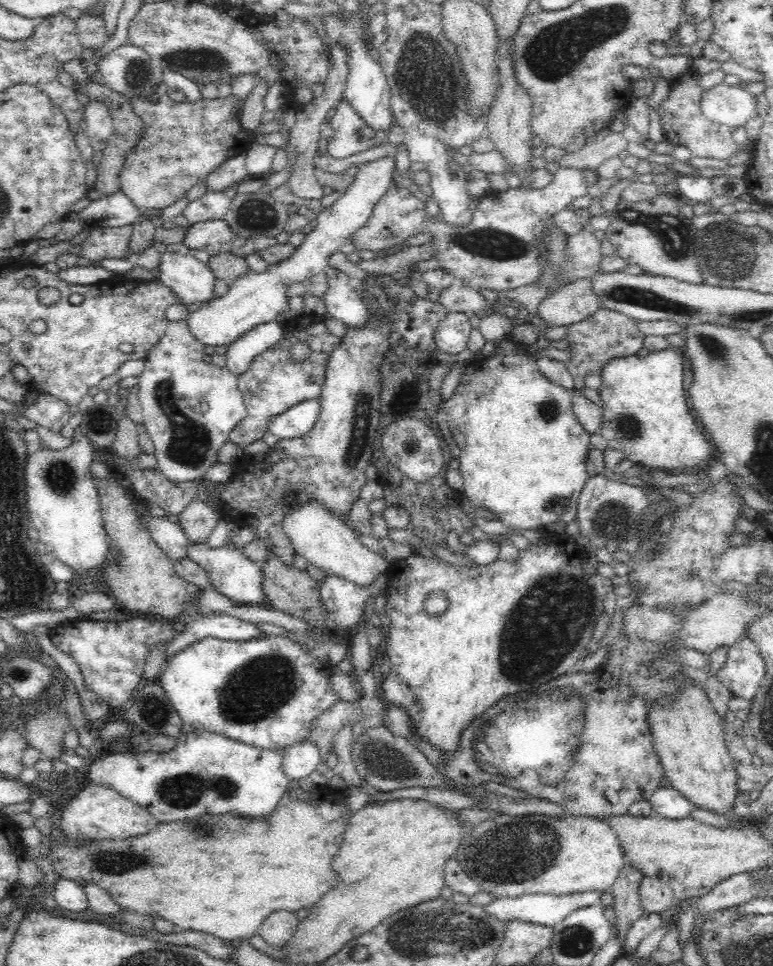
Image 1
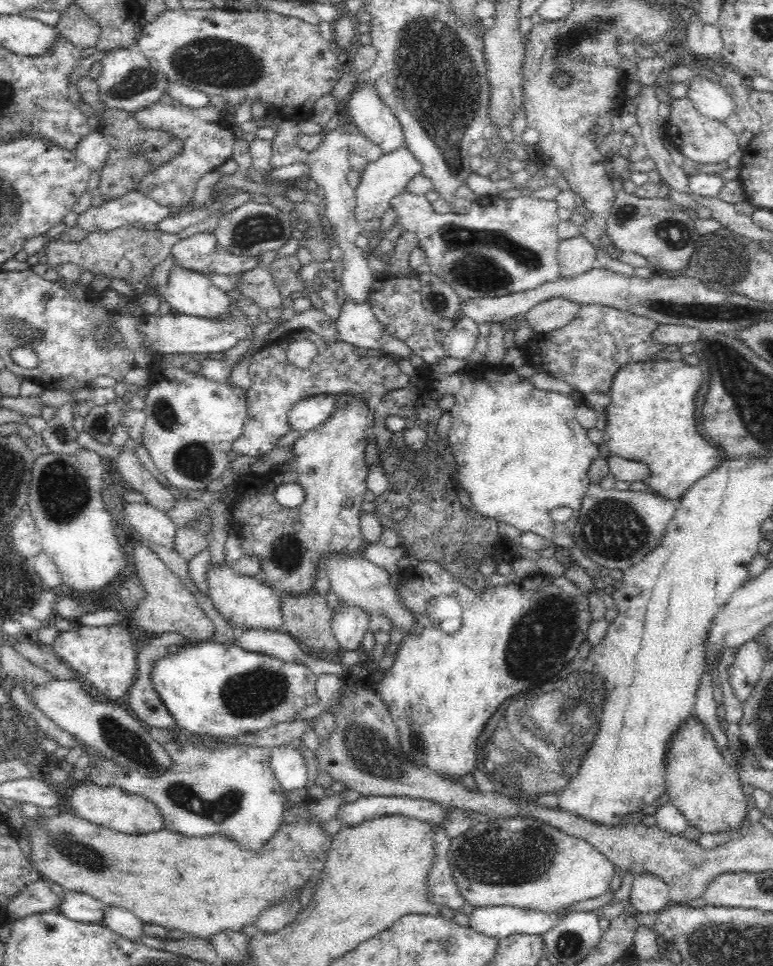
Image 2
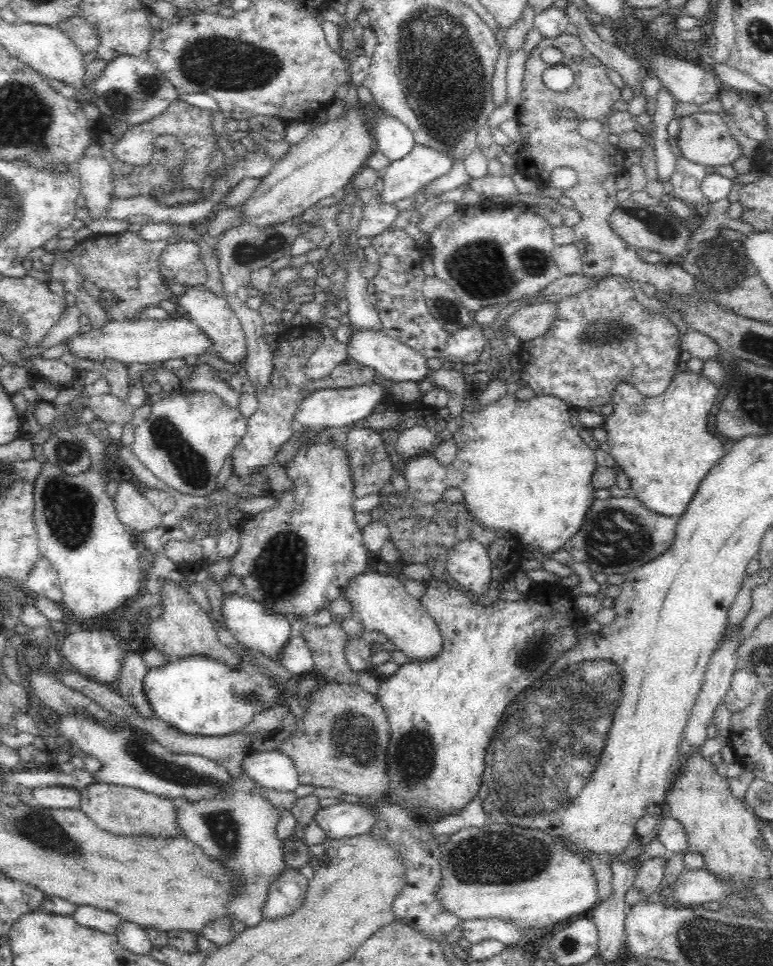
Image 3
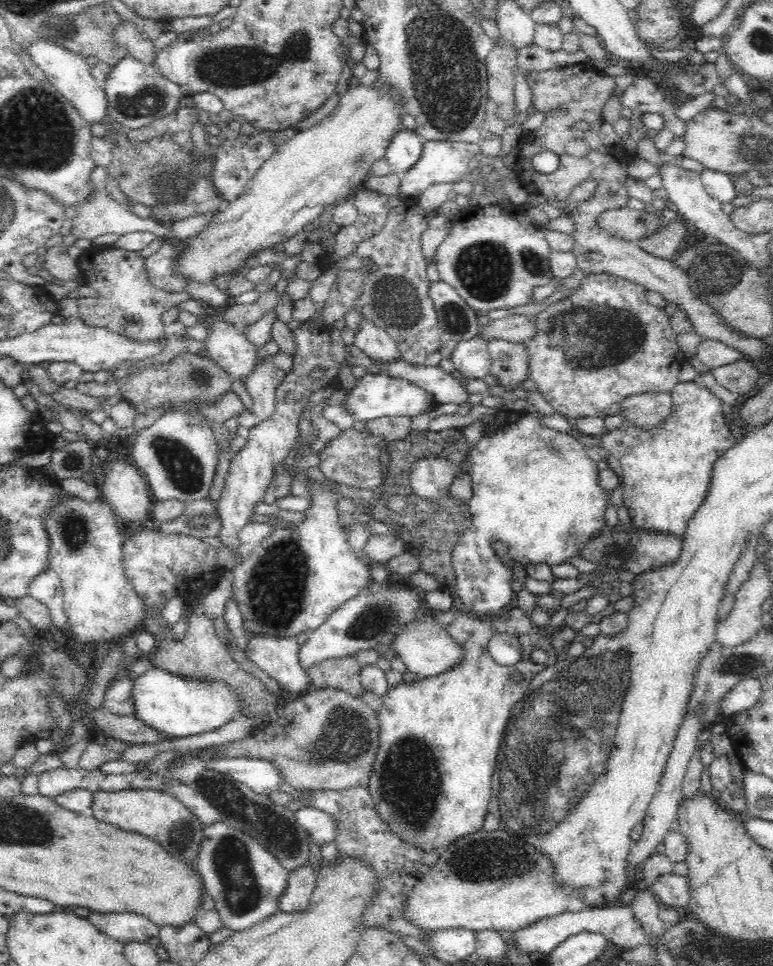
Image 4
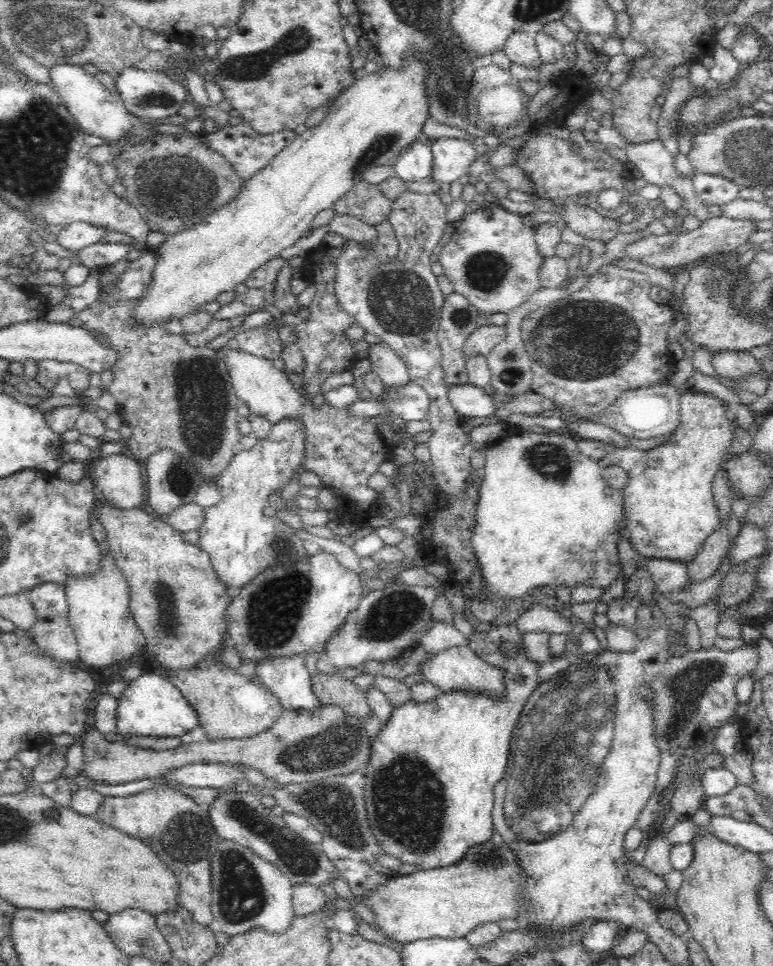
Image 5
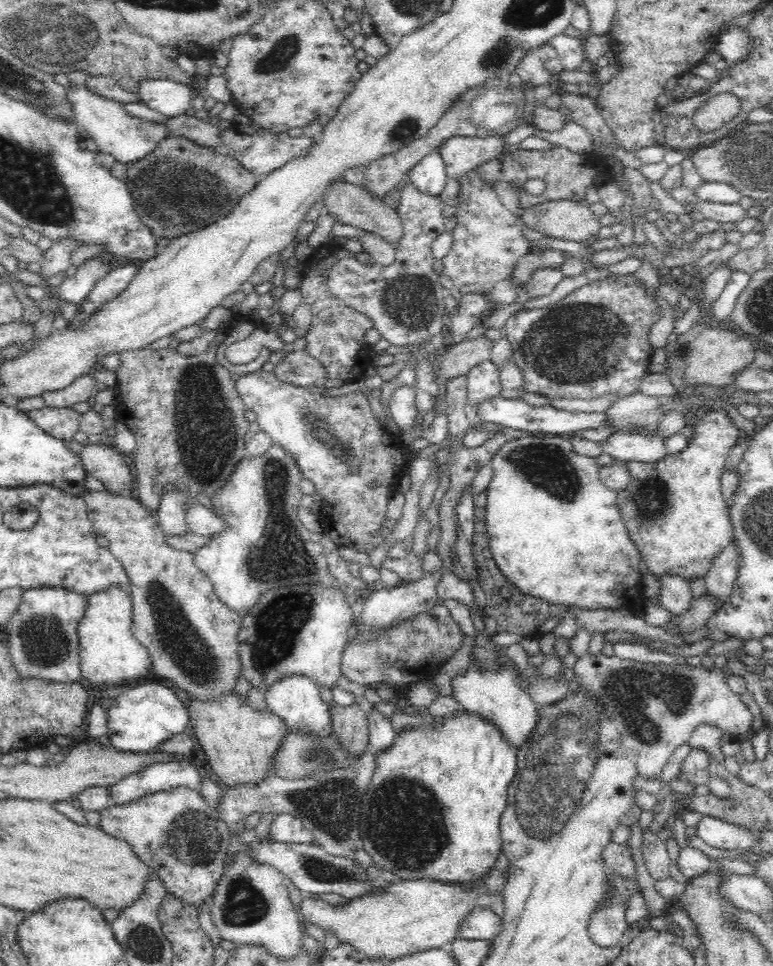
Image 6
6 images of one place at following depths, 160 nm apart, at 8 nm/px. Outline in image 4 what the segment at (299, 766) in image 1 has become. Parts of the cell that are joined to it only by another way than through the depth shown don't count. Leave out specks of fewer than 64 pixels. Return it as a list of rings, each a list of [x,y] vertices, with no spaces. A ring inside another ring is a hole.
[[[222,757],[207,761],[210,770],[227,774],[230,778],[249,786],[256,794],[265,795],[280,790],[283,783],[281,771],[276,764],[266,759],[248,759],[245,757]]]

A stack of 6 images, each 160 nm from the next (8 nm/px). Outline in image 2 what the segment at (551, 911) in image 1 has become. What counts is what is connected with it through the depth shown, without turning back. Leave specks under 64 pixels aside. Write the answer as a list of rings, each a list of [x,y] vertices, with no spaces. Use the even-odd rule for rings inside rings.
[[[573,904],[562,906],[556,912],[510,905],[478,906],[469,914],[469,925],[476,932],[497,938],[499,941],[510,934],[543,935],[554,928],[572,906]]]

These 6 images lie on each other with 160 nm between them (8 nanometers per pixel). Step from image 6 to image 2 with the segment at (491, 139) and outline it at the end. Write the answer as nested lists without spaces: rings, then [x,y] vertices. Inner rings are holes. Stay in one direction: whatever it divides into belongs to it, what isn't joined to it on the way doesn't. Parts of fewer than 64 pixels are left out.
[[[401,146],[390,153],[382,154],[380,159],[369,162],[360,176],[359,186],[355,189],[356,207],[354,208],[355,220],[362,226],[372,220],[382,220],[386,211],[390,208],[389,203],[394,196],[401,194],[409,181],[422,173],[422,164],[414,158],[413,153]]]

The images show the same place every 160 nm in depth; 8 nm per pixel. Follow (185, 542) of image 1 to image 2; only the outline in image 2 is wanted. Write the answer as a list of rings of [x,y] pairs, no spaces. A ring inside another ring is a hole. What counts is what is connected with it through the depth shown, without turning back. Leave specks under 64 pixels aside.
[[[127,503],[123,511],[126,525],[140,533],[142,540],[156,548],[173,548],[177,528],[164,511],[140,503]]]

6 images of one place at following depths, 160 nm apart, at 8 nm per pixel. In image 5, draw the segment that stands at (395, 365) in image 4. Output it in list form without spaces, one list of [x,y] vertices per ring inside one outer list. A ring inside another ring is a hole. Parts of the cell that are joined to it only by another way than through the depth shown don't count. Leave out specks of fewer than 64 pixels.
[[[470,382],[466,384],[446,384],[446,396],[457,410],[458,416],[490,417],[497,405],[483,389]]]

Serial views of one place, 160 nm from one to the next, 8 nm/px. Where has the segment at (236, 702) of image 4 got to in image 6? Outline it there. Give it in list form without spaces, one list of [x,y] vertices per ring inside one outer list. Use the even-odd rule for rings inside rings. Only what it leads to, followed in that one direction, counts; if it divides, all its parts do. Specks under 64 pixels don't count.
[[[138,682],[112,700],[108,711],[108,736],[118,751],[152,753],[174,734],[184,733],[190,725],[189,710],[176,692],[159,682]]]

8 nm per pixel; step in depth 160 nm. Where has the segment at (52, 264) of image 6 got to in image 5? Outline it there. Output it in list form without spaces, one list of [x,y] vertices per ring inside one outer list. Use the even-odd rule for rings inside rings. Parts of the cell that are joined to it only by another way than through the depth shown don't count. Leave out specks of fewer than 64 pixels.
[[[84,221],[66,225],[58,234],[57,242],[66,250],[82,250],[86,246],[100,242],[110,230]]]

